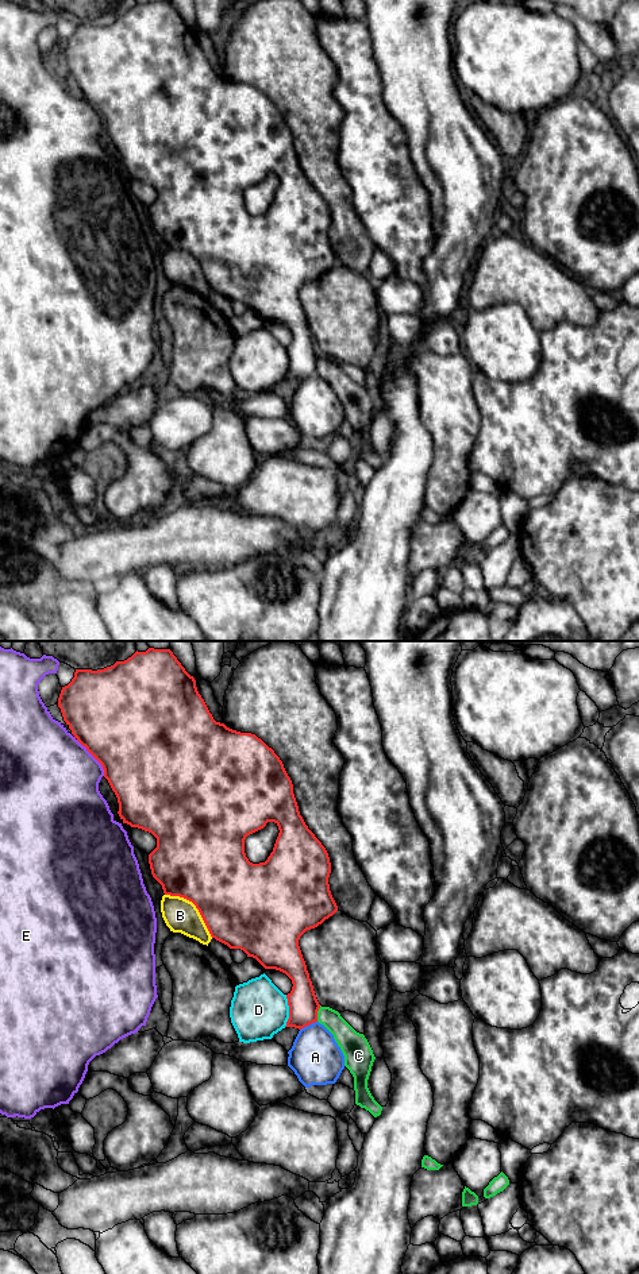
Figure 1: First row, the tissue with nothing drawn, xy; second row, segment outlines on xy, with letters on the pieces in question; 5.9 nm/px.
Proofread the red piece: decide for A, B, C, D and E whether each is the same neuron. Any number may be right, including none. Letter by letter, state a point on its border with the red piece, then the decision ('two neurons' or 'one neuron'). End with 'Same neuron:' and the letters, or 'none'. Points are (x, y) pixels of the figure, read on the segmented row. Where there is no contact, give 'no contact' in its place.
A: meets red in xy at (308, 1025); two neurons
B: meets red in xy at (196, 907); two neurons
C: meets red in xy at (316, 1014); two neurons
D: meets red in xy at (289, 1011); two neurons
E: meets red in xy at (92, 755); two neurons
Same neuron: none

